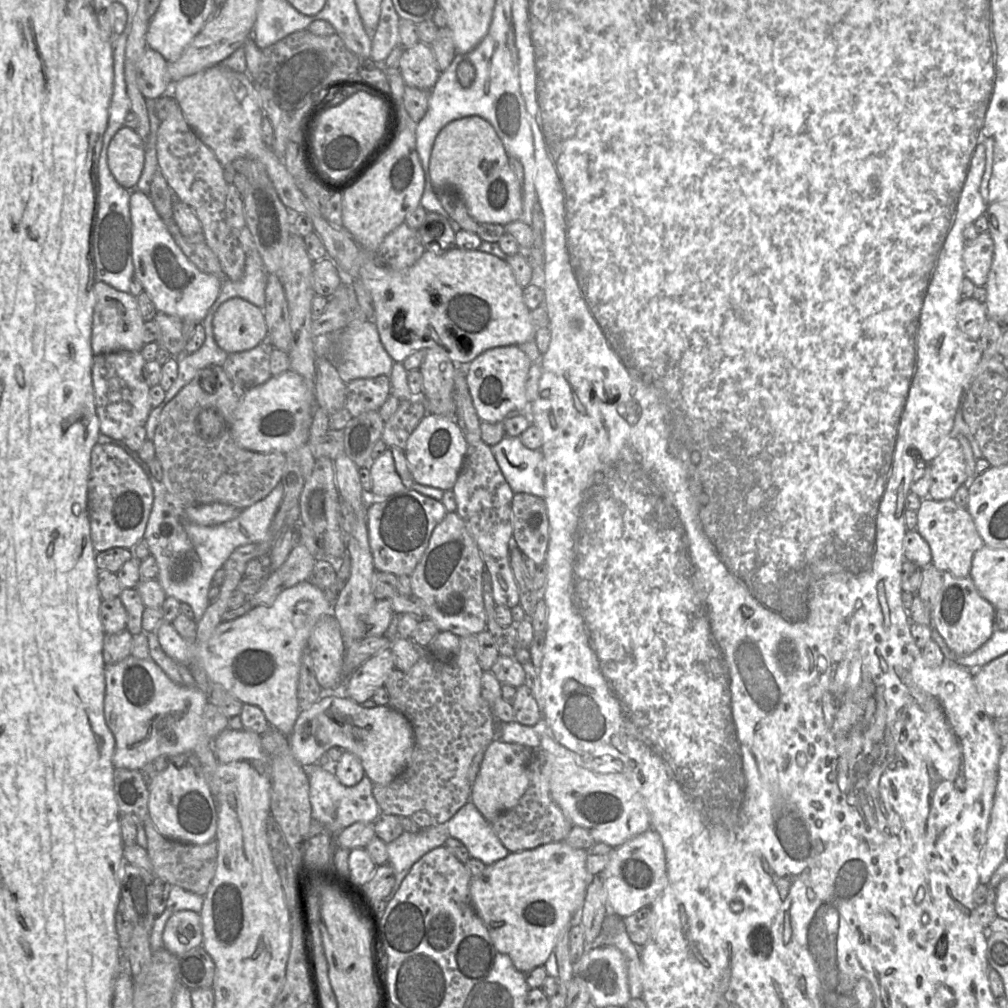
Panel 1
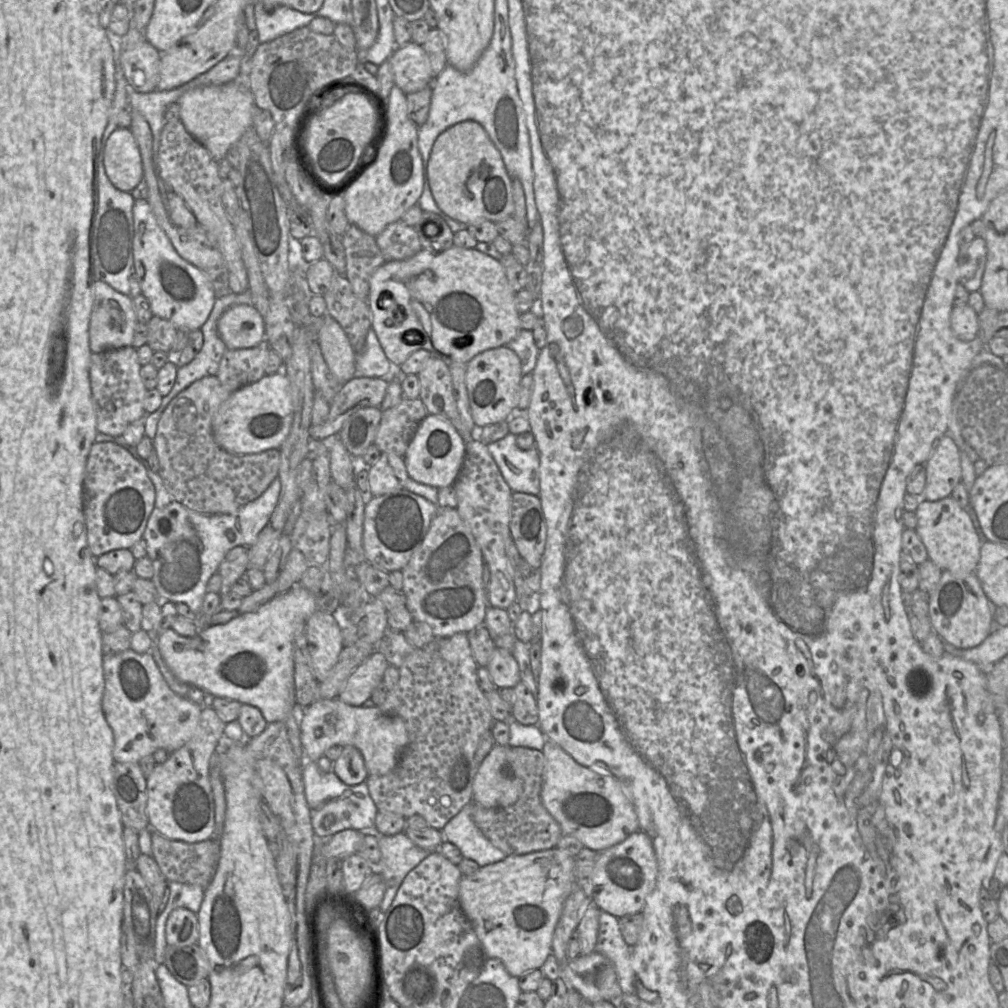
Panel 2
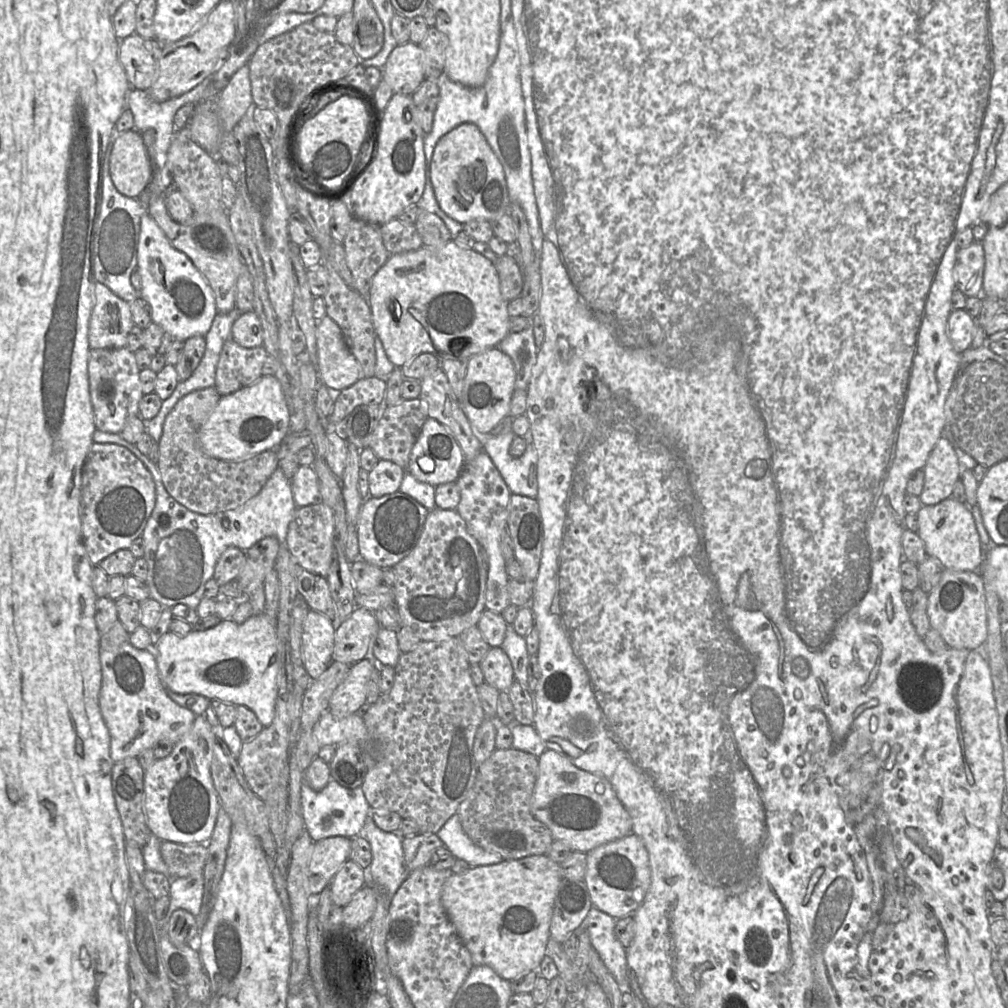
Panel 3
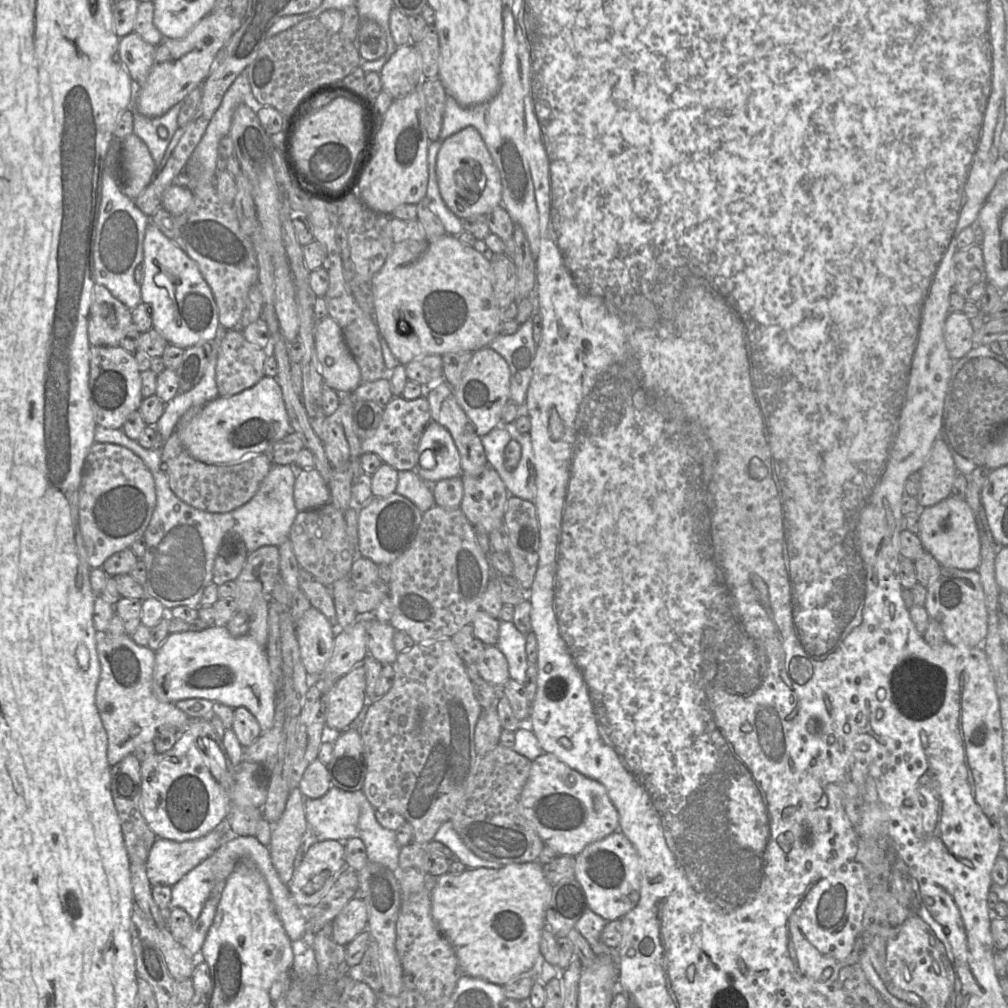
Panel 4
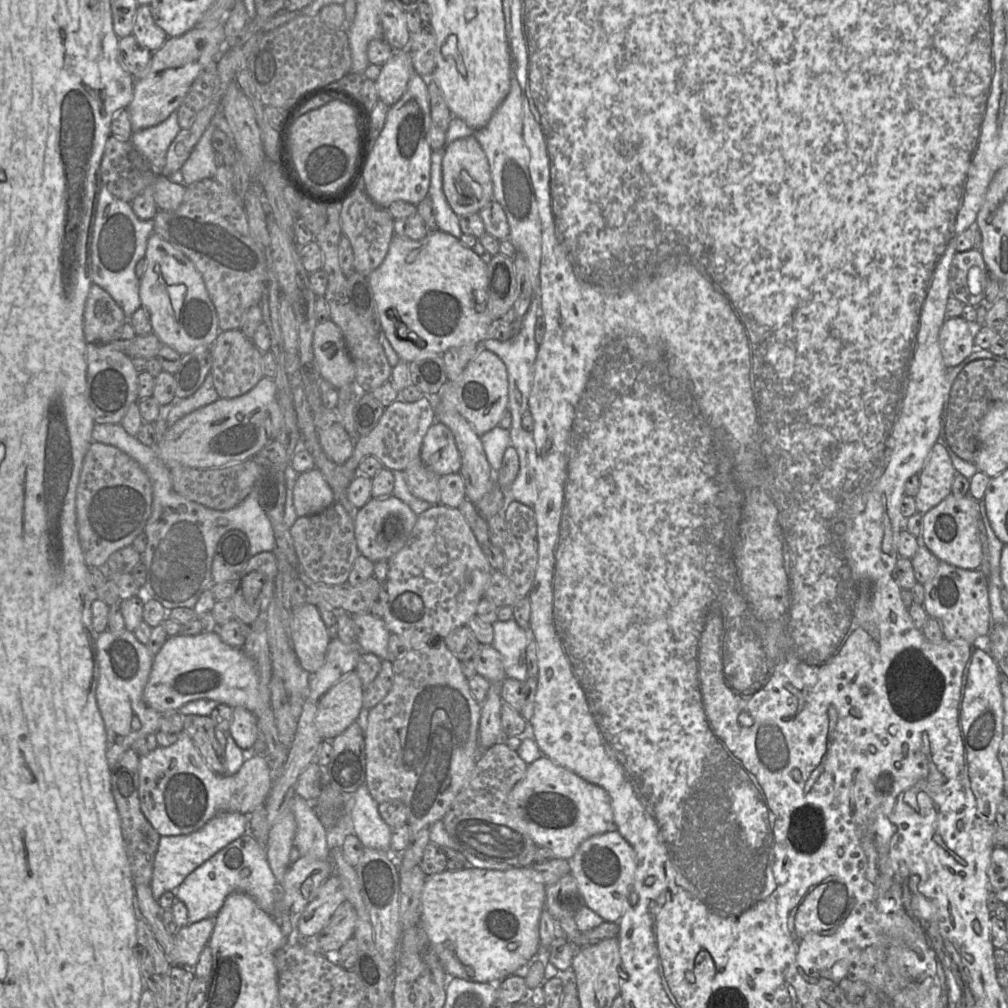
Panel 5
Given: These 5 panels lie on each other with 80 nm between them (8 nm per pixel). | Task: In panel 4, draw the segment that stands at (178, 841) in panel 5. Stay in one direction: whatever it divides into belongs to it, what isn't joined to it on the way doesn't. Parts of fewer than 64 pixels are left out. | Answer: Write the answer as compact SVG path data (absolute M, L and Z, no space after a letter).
M216 828L207 835L184 842L156 838L146 865L146 874L152 886L172 887L184 875L210 857L221 845L229 830Z

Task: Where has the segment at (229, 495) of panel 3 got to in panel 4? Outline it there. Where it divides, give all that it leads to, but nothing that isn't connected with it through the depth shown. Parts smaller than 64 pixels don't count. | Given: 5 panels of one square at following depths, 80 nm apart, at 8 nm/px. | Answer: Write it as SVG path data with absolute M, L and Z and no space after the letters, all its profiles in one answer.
M203 406L189 408L179 418L174 431L164 442L161 449L163 471L170 489L186 504L209 513L227 513L246 504L255 495L272 463L264 453L222 464L206 464L193 458L181 444L179 432L202 408Z

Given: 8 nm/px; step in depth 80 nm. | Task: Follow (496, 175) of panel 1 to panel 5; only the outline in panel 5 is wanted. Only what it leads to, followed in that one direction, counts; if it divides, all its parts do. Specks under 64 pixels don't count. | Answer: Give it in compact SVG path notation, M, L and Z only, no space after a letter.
M473 135L449 144L442 159L442 190L452 211L458 216L478 213L493 199L488 160Z

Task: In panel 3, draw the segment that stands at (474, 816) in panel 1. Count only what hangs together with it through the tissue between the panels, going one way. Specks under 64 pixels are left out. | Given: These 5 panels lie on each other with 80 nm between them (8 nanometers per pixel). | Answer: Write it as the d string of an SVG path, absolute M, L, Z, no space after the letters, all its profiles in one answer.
M456 813L437 832L437 836L456 859L468 862L472 867L498 864L504 860L500 854L475 844L464 832Z

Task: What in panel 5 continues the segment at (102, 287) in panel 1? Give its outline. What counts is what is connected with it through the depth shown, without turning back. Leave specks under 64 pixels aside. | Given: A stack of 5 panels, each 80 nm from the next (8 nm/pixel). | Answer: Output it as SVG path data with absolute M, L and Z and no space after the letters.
M92 283L83 311L83 333L87 343L106 344L126 320L115 300L99 285Z

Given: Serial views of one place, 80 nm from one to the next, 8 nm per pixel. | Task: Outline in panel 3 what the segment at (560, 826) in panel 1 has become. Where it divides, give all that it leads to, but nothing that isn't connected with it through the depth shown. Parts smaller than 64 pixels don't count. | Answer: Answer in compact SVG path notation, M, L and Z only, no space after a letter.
M495 749L479 764L473 787L459 805L457 813L464 832L478 846L500 854L504 860L517 860L534 855L545 855L554 842L549 828L532 813L531 799L538 777L538 757L515 749Z

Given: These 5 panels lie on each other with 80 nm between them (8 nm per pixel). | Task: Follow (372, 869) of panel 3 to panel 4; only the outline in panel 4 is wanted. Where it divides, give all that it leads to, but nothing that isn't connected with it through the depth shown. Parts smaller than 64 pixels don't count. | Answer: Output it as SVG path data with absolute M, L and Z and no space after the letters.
M365 797L360 806L357 836L364 842L367 857L370 862L381 864L395 873L399 868L399 854L401 847L397 842L396 833L382 827L378 823L375 818L375 811L376 809Z

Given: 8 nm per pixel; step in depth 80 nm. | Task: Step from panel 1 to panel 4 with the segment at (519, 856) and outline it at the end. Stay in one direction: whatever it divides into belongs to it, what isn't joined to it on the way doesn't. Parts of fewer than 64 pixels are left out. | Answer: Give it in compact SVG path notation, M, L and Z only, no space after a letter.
M538 862L507 864L498 869L477 868L466 869L458 875L446 873L439 876L432 890L431 914L440 933L449 941L454 948L463 975L479 978L490 983L505 985L513 977L518 976L533 968L536 960L541 955L540 941L546 923L546 911L552 896L552 885L547 881L543 869Z

